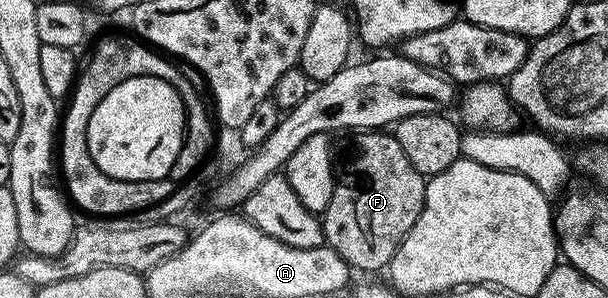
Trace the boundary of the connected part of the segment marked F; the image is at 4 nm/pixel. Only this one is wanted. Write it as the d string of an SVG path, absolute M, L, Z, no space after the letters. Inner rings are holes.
M361 129L346 139L349 140L335 151L333 192L321 219L325 242L328 247L335 249L335 253L339 253L339 257L343 257L343 261L349 263L350 268L377 271L381 267L382 270L388 268L391 257L423 209L427 179L415 169L415 165L411 165L411 161L407 161L407 153L403 153L396 134L381 129Z

